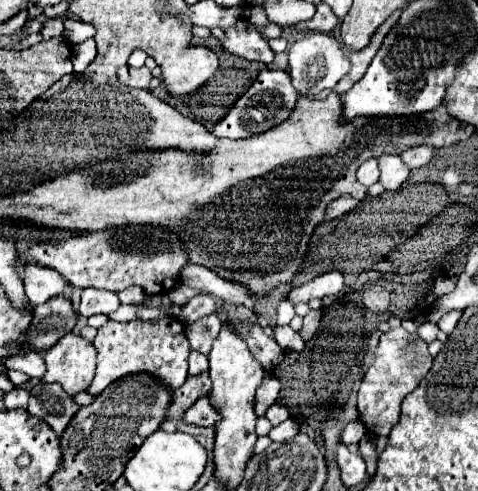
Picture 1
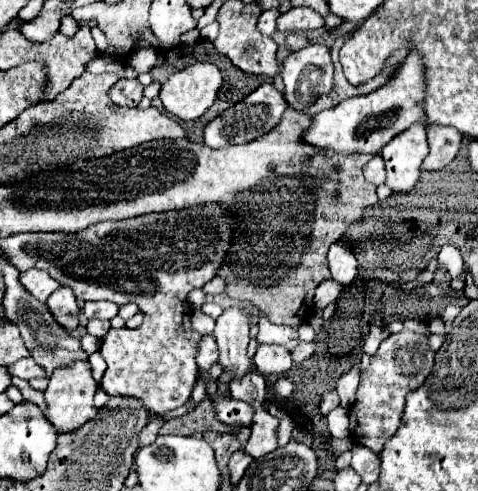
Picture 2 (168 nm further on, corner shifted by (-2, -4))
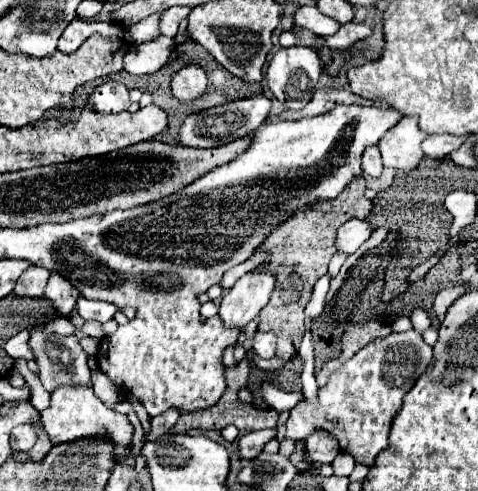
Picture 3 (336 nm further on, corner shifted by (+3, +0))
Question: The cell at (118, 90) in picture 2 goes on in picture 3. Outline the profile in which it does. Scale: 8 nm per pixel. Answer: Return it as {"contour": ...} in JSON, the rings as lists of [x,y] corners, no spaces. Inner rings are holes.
{"contour":[[[109,80],[103,82],[95,88],[93,96],[91,96],[95,108],[99,112],[105,114],[113,114],[113,112],[123,112],[129,108],[131,100],[129,100],[129,88],[117,80]]]}

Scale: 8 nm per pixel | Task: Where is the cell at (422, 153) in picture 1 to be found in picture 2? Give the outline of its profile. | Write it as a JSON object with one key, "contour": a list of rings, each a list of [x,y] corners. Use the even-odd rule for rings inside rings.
{"contour":[[[434,126],[434,132],[428,130],[428,144],[430,144],[430,154],[422,162],[422,168],[440,170],[456,158],[462,144],[462,134],[454,128]]]}

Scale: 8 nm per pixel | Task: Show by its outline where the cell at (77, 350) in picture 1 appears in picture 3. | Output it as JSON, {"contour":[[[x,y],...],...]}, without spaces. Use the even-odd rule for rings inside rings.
{"contour":[[[65,386],[51,392],[51,404],[47,410],[41,412],[41,422],[45,432],[49,434],[53,444],[87,438],[87,436],[103,436],[107,434],[117,446],[127,446],[131,442],[133,426],[129,424],[127,416],[121,416],[115,410],[109,410],[95,394],[93,388],[81,388],[81,386]]]}

